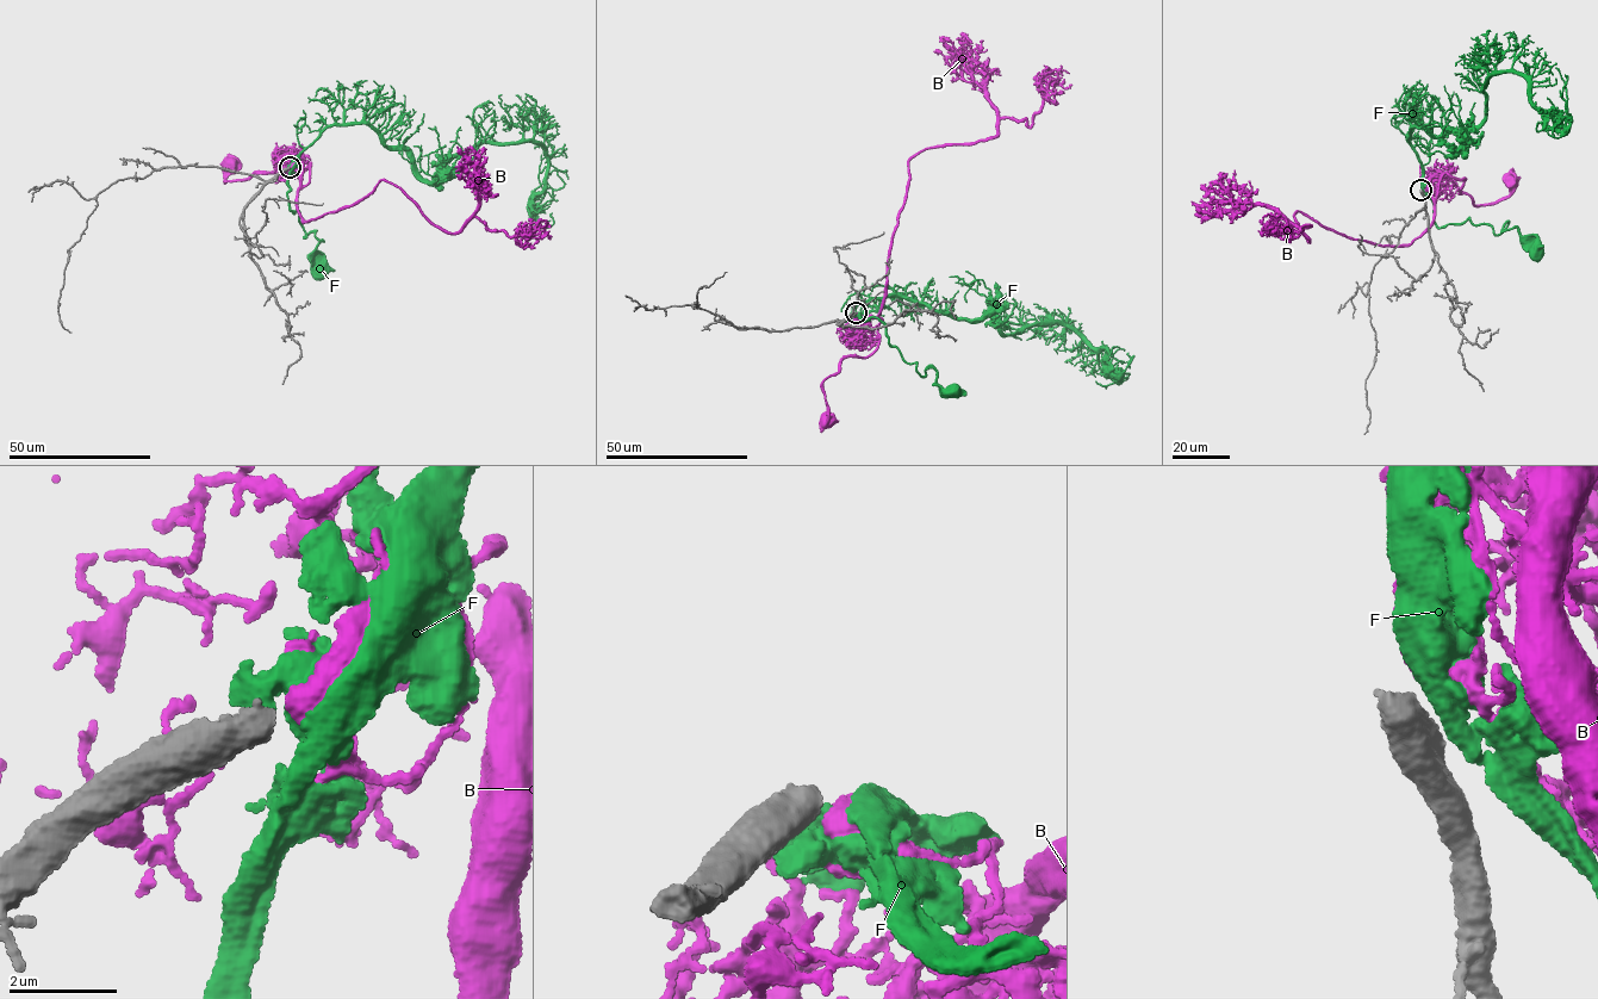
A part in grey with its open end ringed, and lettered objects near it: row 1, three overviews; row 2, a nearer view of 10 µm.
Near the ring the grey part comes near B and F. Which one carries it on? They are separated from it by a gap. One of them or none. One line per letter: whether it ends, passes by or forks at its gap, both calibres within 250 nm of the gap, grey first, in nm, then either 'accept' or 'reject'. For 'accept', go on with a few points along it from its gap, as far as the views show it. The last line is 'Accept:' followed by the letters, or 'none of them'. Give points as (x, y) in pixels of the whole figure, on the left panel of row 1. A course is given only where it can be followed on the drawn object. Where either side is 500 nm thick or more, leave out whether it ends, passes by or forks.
B: it passes by; 480 nm thick on the grey side, 360 nm on the other; reject
F: 480 nm thick on the grey side, 550 nm on the other; reject
Accept: none of them

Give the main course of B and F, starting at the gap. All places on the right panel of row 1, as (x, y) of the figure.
B: (1422, 188), (1435, 190), (1448, 174), (1466, 180), (1459, 191), (1475, 205), (1486, 205), (1509, 194), (1509, 179)
F: (1422, 190), (1438, 228), (1468, 218), (1499, 235), (1508, 222), (1504, 230), (1517, 228), (1539, 253)

